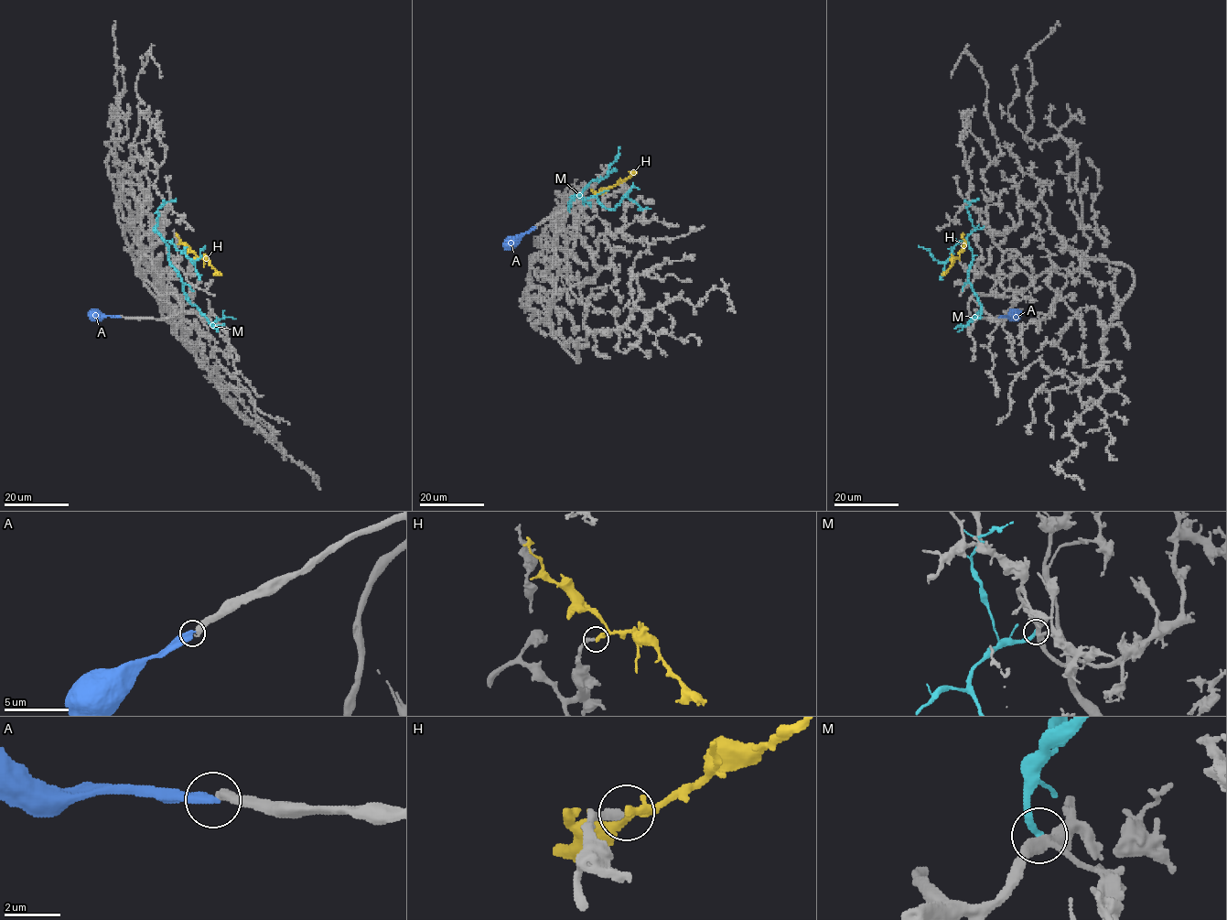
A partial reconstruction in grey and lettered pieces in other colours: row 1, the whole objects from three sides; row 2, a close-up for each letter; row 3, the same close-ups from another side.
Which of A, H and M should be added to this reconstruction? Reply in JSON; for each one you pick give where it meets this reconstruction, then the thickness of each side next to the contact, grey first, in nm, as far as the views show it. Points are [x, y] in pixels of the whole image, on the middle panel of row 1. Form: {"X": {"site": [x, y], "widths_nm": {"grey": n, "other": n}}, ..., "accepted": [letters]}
{"H": {"site": [608, 188], "widths_nm": {"grey": 280, "other": 320}}, "accepted": ["H"]}

